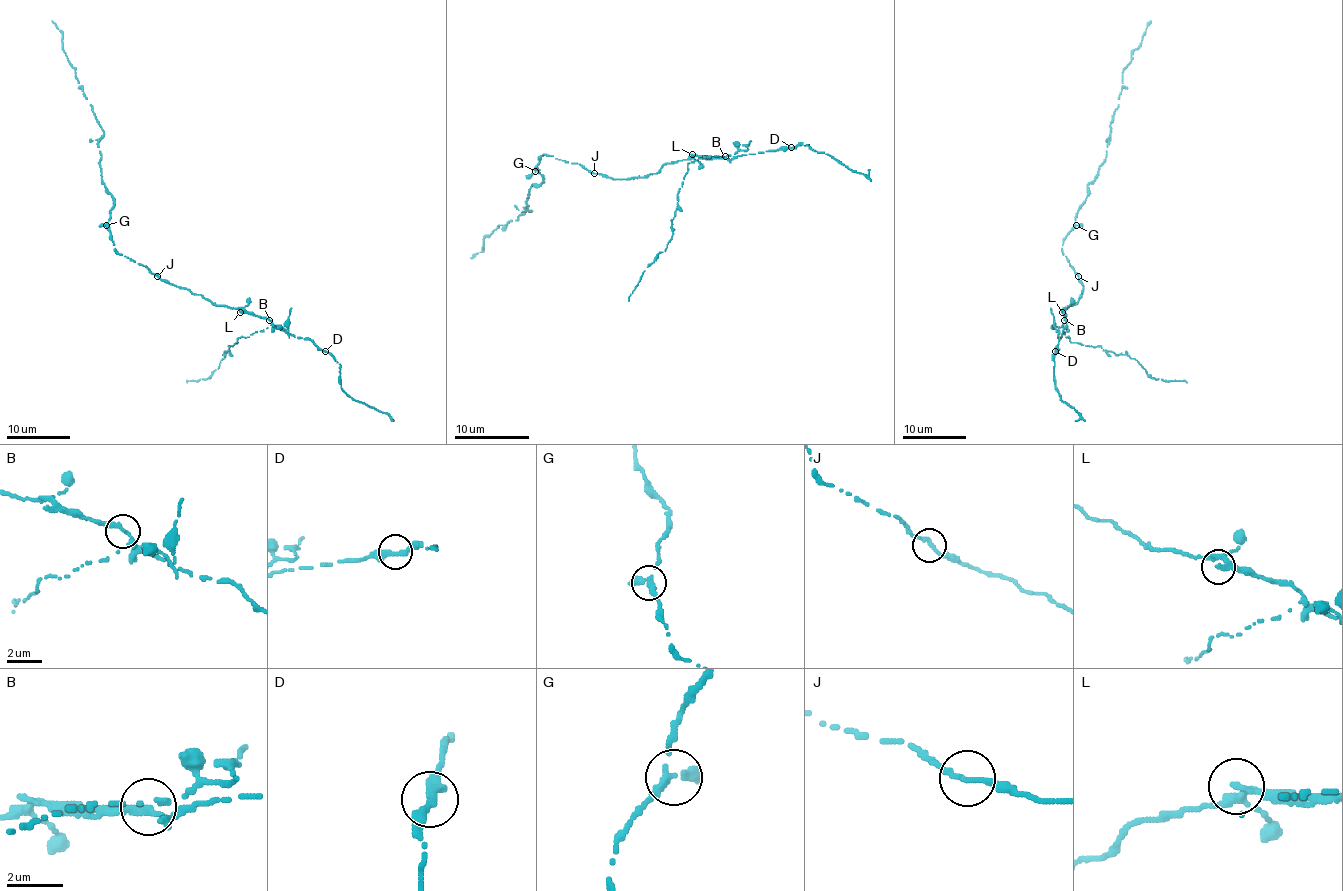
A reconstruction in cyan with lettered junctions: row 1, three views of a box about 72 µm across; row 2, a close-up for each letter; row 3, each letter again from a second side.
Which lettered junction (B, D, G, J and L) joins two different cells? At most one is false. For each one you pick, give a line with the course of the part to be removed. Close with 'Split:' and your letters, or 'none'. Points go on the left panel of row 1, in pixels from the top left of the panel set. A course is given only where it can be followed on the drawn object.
B: Course of the part to remove: (269, 320), (268, 327), (239, 337), (228, 347), (218, 369), (205, 379), (186, 382)
Split: B

